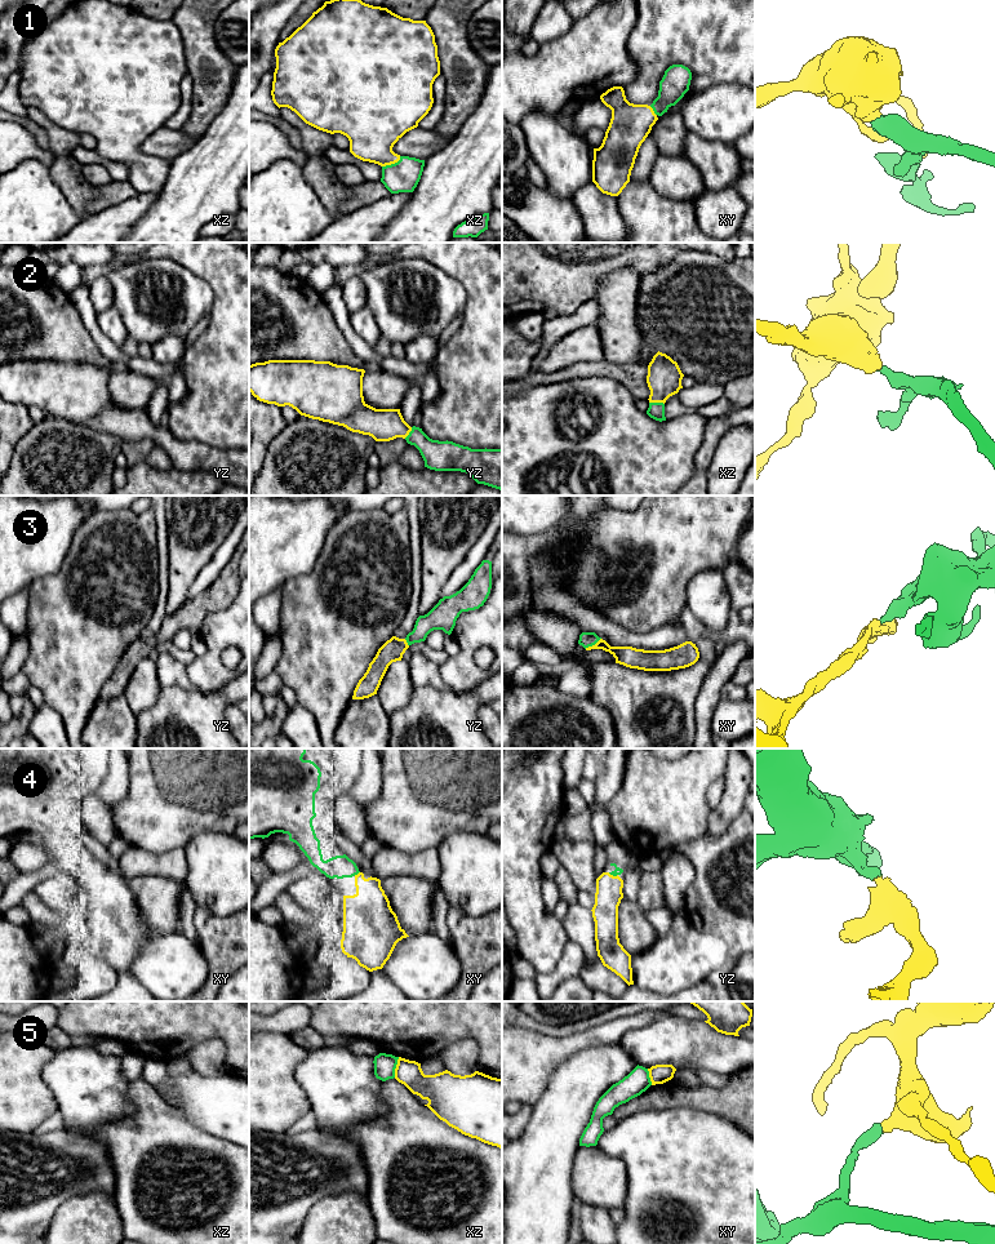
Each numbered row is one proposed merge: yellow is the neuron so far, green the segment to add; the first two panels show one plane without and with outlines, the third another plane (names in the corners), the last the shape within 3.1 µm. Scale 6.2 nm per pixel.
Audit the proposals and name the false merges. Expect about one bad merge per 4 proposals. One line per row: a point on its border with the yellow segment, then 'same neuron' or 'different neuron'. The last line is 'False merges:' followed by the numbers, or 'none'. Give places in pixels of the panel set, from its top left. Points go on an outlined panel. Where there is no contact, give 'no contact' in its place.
1: meets yellow in xz at (391, 163); same neuron
2: meets yellow in xz at (657, 401); same neuron
3: meets yellow in xy at (592, 645); same neuron
4: meets yellow in xy at (358, 874); same neuron
5: meets yellow in xz at (396, 1067); different neuron
False merges: 5

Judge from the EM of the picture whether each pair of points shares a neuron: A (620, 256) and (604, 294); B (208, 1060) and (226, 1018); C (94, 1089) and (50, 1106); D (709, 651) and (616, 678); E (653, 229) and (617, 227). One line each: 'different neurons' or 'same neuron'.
A: different neurons
B: different neurons
C: different neurons
D: same neuron
E: different neurons

